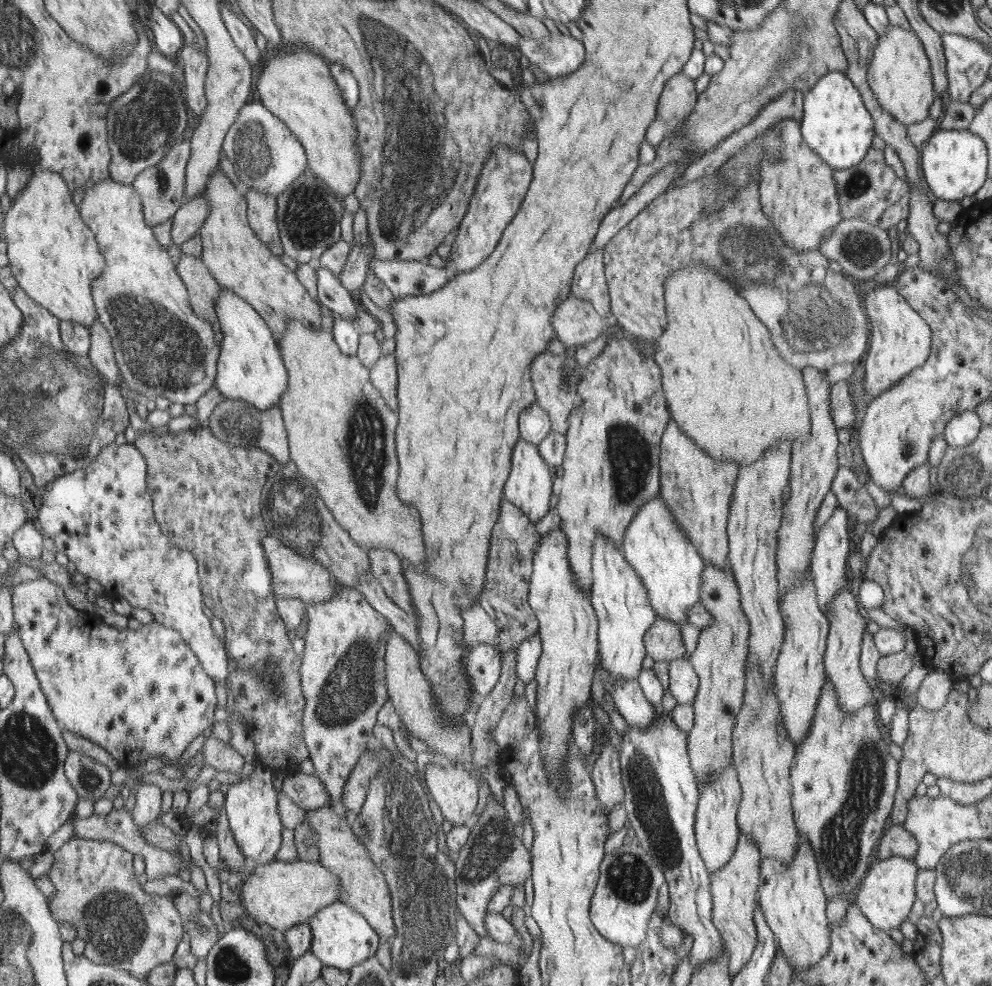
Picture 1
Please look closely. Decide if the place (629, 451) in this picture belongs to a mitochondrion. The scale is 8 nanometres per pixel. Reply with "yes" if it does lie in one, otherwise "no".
yes

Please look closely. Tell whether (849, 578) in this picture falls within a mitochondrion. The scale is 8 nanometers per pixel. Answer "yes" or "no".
no

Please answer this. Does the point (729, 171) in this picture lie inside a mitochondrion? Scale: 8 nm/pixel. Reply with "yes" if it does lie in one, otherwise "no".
yes

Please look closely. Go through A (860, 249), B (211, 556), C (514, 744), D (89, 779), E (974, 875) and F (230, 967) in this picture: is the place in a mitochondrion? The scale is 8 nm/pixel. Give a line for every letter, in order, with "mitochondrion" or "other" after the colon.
A: mitochondrion
B: other
C: other
D: mitochondrion
E: mitochondrion
F: mitochondrion

